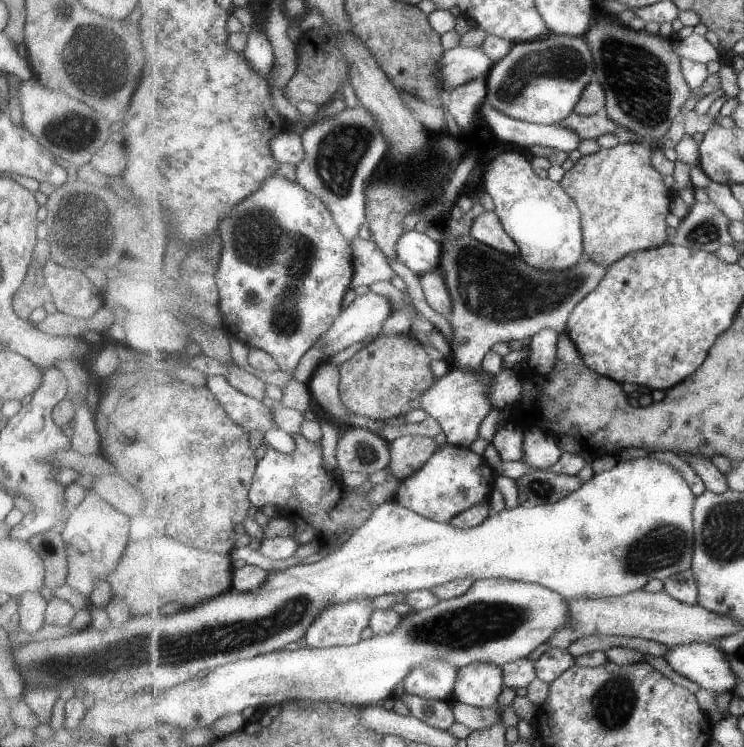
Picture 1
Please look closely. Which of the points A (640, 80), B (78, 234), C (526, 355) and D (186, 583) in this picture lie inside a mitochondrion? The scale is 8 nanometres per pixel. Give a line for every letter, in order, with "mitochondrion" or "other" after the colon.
A: mitochondrion
B: mitochondrion
C: other
D: mitochondrion

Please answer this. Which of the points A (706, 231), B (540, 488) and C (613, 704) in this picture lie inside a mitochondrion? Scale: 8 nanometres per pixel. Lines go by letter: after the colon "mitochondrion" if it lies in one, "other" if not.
A: mitochondrion
B: mitochondrion
C: mitochondrion

